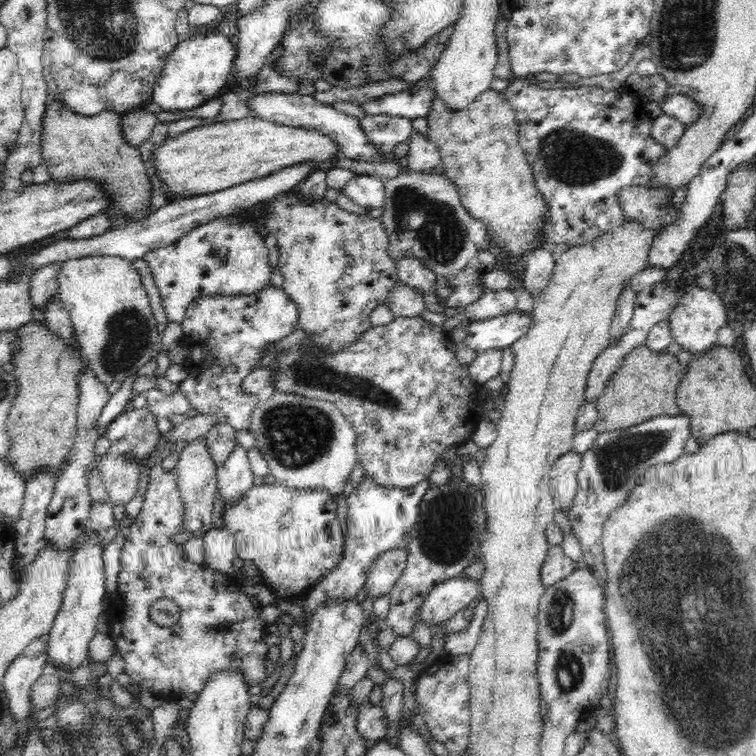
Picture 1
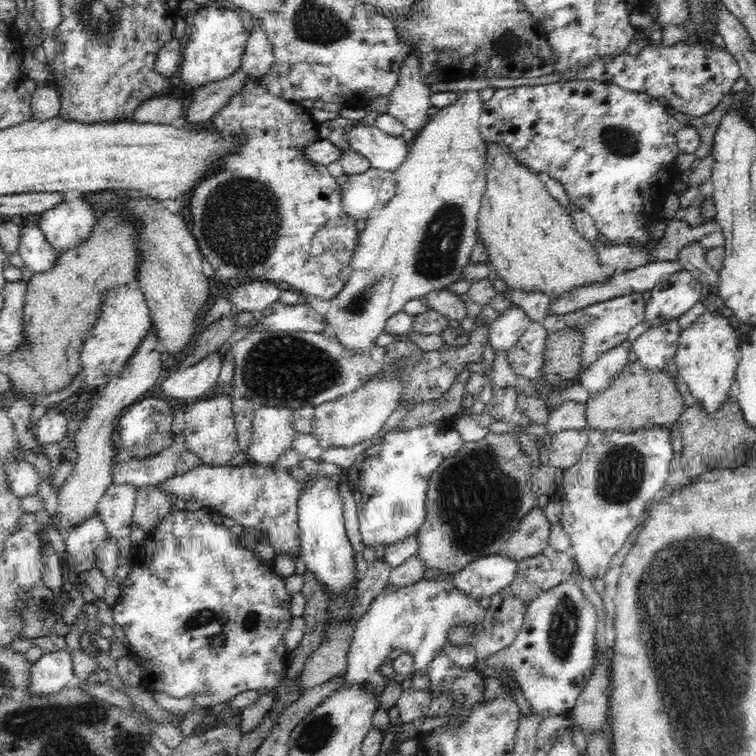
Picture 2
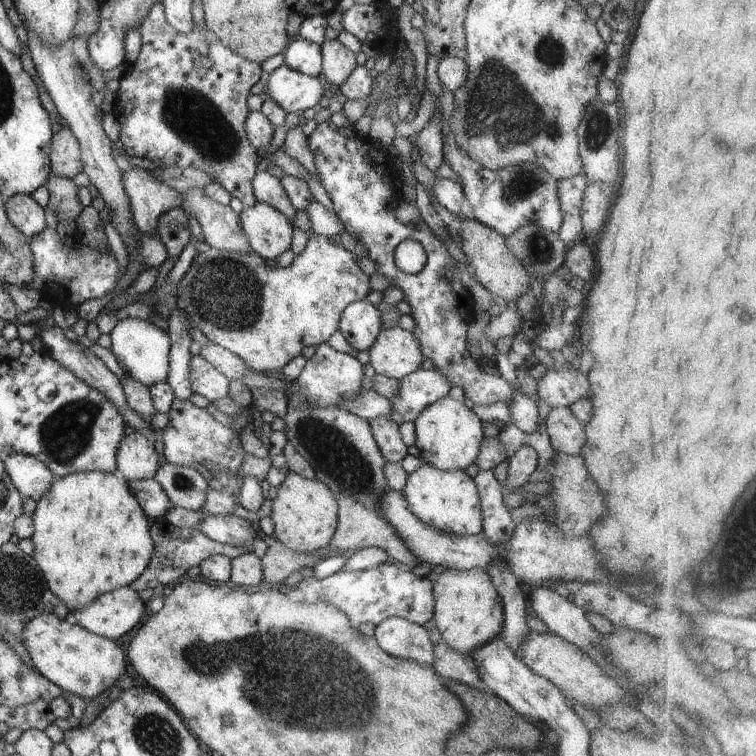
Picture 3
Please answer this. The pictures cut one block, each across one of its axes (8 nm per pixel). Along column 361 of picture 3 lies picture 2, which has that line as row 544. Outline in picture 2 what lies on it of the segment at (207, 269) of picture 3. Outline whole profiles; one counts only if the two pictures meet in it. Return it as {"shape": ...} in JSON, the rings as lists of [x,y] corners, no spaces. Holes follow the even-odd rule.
{"shape":[[[247,463],[237,466],[231,464],[224,466],[206,466],[198,465],[192,470],[185,472],[178,476],[170,476],[164,482],[160,482],[156,487],[164,493],[176,494],[176,496],[190,496],[202,504],[210,512],[215,511],[221,516],[227,516],[236,520],[237,529],[252,528],[256,532],[260,532],[270,546],[274,548],[275,556],[280,554],[288,554],[294,558],[298,558],[301,554],[301,538],[300,529],[298,526],[298,498],[302,494],[302,483],[296,480],[290,472],[287,471],[274,471],[271,466],[250,466]]]}

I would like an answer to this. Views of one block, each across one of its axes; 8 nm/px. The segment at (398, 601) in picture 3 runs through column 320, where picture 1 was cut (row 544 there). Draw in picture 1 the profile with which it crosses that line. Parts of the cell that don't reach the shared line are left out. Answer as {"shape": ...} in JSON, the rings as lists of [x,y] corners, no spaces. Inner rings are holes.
{"shape":[[[685,414],[674,416],[657,416],[627,429],[616,429],[598,433],[592,448],[582,455],[581,467],[577,474],[578,490],[570,510],[565,514],[571,526],[571,533],[578,539],[582,549],[579,565],[593,569],[598,562],[603,562],[603,526],[613,510],[622,506],[630,490],[638,483],[640,474],[650,466],[674,462],[684,454],[686,440],[691,436],[691,424]]]}

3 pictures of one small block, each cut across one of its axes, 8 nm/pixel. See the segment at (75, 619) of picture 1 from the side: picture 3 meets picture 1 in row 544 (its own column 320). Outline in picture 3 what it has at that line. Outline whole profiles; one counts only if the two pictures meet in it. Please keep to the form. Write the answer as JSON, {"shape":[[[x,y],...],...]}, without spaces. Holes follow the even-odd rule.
{"shape":[[[286,63],[266,75],[268,91],[263,96],[274,99],[287,113],[314,108],[325,94],[320,78],[292,70]]]}

